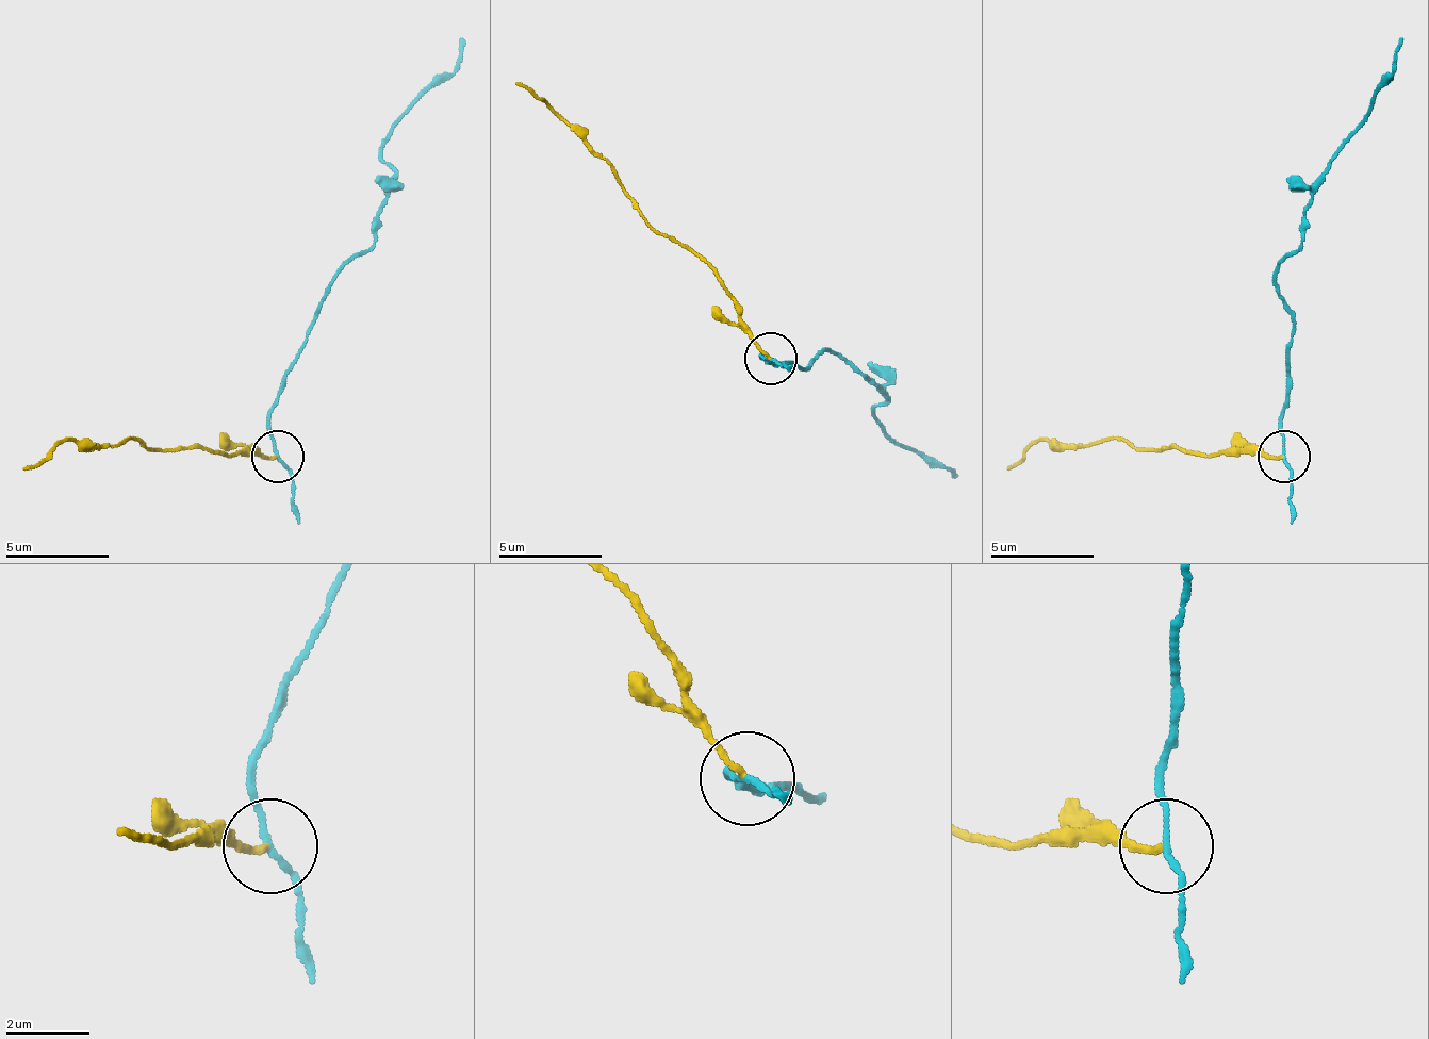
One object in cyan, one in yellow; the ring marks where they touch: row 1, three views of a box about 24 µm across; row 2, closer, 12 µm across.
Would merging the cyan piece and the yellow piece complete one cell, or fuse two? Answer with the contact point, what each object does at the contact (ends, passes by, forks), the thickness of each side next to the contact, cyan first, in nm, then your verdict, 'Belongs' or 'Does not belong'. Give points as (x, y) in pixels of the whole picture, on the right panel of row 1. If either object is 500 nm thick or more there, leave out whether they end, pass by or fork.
Place: (1283, 456). At the ring cyan passes by. At the ring yellow ends. Thickness 120 nm (cyan) against 130 nm. Does not belong

